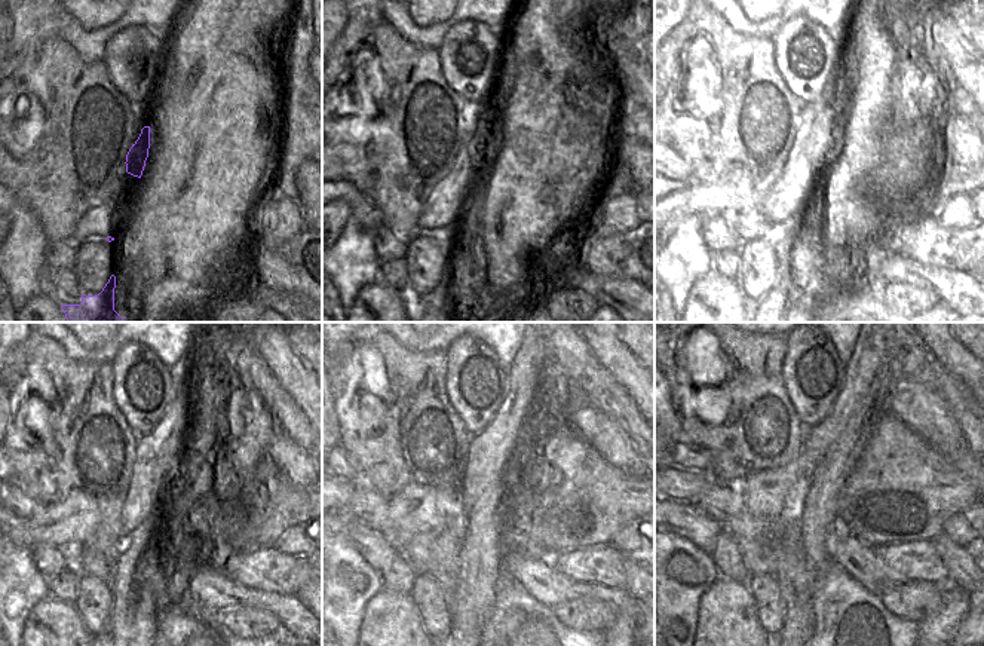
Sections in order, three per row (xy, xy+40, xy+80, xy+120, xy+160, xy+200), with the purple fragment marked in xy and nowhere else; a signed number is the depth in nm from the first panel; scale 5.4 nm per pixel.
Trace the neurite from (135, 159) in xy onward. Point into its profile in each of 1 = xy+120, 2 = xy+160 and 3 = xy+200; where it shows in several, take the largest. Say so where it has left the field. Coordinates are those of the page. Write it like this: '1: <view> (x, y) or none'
1: xy+120 (138, 578)
2: xy+160 (483, 493)
3: xy+200 (903, 352)

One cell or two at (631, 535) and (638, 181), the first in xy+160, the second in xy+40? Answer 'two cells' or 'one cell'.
two cells

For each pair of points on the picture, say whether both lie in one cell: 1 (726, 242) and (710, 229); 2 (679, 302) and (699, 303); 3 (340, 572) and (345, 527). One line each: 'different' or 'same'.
1: same
2: different
3: different

